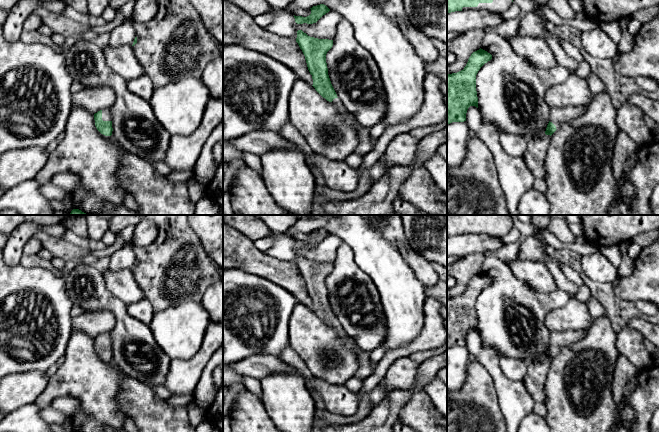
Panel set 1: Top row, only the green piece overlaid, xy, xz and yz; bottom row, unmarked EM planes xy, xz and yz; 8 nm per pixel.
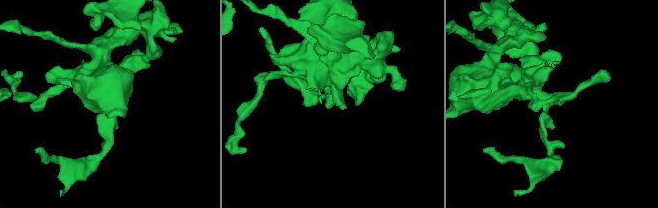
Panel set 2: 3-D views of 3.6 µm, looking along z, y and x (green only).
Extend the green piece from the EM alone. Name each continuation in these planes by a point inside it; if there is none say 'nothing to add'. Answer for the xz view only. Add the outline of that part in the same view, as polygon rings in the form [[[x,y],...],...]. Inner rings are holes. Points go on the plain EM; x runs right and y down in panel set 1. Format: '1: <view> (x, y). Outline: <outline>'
1: xz (336, 326). Outline: [[[335,322],[333,323],[333,325],[331,326],[334,330],[336,330],[338,333],[340,334],[346,334],[341,326],[341,324],[339,322]]]

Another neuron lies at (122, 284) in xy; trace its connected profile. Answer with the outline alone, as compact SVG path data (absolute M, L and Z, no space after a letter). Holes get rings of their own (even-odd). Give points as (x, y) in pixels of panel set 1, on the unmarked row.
M107 269L103 276L106 281L107 289L119 298L124 304L128 305L145 299L145 294L137 284L132 269L113 271Z

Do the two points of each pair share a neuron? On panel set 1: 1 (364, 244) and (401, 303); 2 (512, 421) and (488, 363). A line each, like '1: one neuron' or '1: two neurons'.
1: one neuron
2: one neuron

